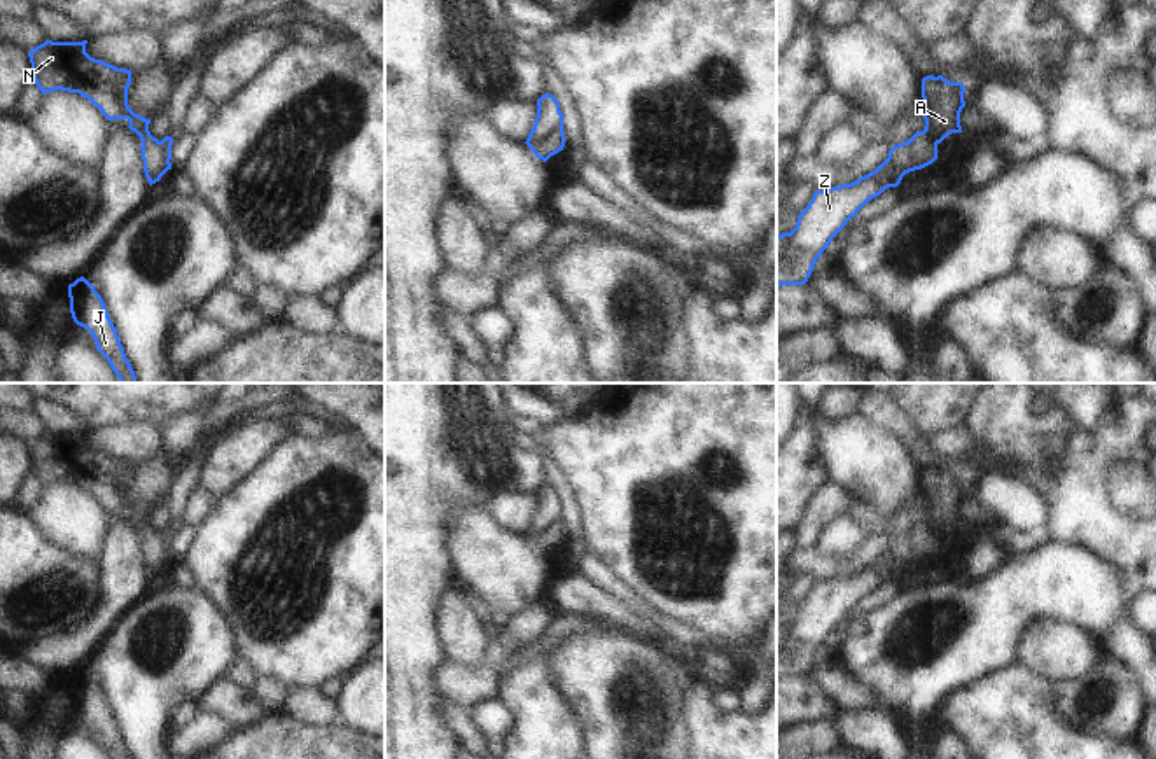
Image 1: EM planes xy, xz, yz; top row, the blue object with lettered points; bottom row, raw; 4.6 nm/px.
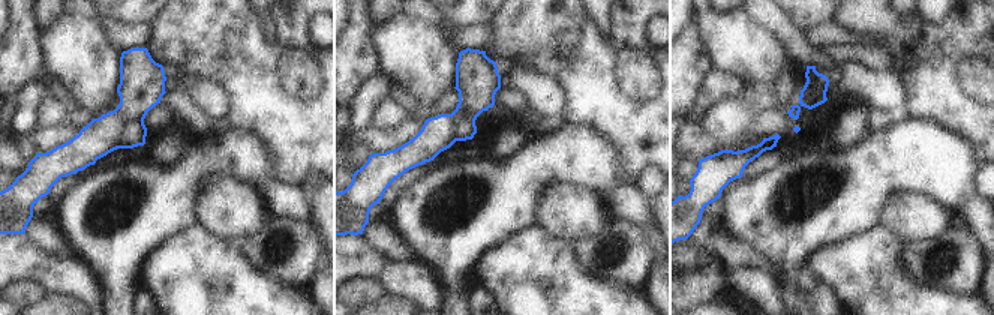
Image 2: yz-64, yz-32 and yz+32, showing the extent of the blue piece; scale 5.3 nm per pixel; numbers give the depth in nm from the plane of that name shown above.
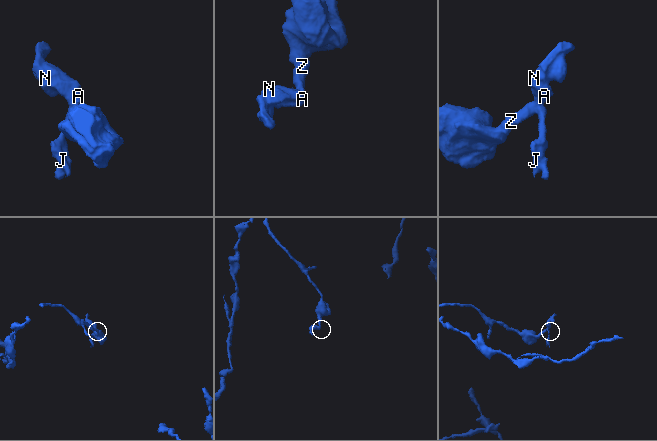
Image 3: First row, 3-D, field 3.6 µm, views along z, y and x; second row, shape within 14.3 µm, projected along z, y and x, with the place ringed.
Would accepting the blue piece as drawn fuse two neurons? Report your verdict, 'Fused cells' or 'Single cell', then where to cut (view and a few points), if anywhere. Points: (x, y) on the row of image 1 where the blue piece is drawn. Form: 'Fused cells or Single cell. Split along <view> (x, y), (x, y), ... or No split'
Fused cells. Split along xz (562, 125), (529, 146)

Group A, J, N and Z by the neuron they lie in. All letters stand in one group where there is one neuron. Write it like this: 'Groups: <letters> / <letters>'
Groups: A N Z / J

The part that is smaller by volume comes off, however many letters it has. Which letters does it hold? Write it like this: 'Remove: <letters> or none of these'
Remove: J

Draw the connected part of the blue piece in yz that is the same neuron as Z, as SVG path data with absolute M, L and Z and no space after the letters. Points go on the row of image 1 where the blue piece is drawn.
M908 142L894 145L888 157L871 173L852 184L815 191L808 206L797 215L790 233L776 236L776 287L804 285L817 259L832 238L873 198L897 187L902 177L918 170Z

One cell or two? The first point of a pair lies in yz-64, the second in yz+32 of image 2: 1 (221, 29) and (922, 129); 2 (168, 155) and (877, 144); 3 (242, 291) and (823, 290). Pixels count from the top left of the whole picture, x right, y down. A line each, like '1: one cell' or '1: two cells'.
1: two cells
2: two cells
3: two cells

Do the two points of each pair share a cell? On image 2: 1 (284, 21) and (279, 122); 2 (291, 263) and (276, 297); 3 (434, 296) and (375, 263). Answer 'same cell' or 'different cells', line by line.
1: same cell
2: different cells
3: same cell

